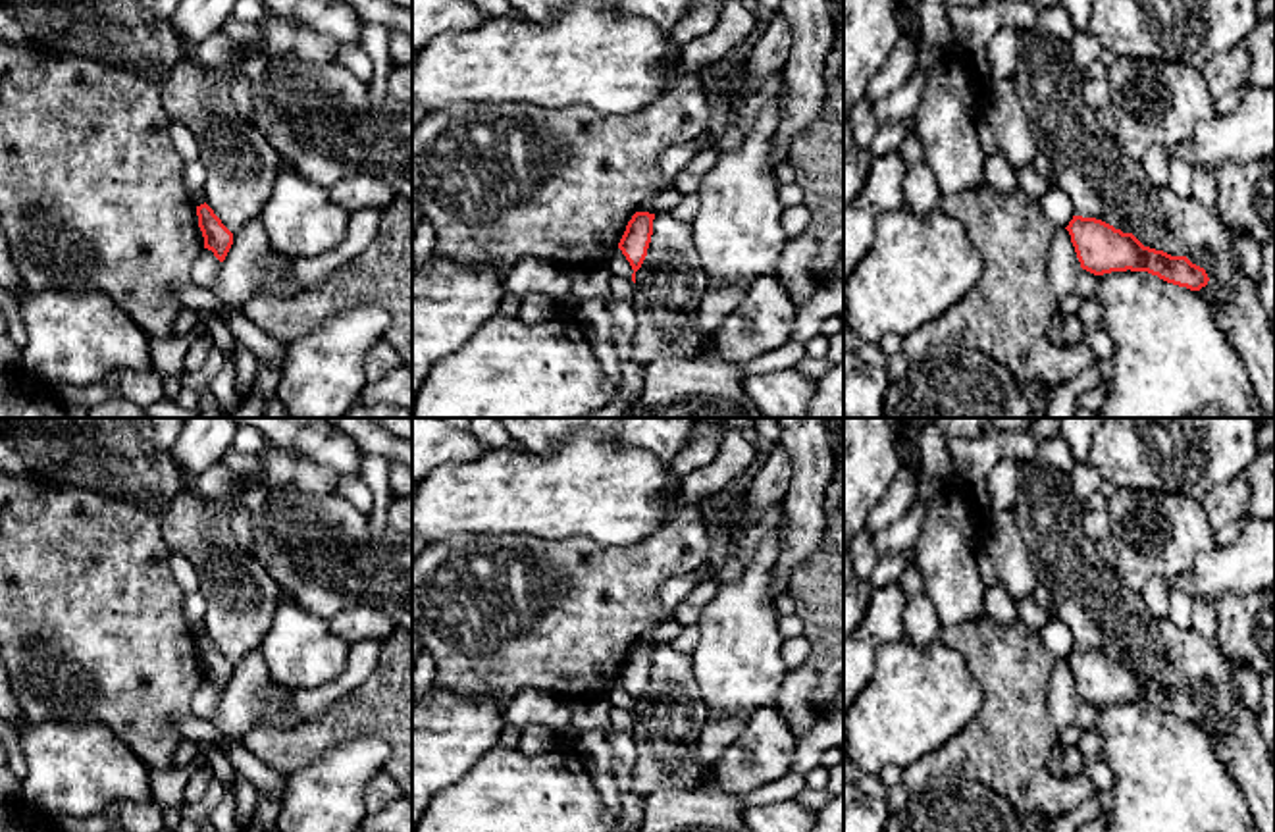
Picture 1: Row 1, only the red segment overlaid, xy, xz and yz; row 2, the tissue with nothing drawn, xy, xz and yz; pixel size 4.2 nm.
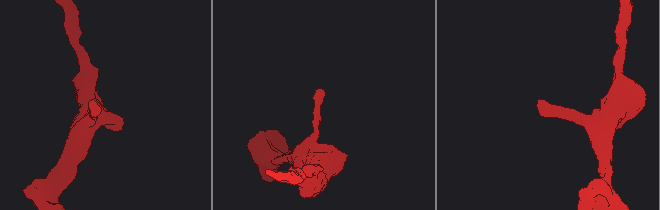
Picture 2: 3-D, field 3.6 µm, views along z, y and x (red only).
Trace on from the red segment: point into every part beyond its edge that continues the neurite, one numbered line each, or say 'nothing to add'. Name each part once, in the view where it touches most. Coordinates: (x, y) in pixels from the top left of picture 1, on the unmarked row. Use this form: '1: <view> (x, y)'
nothing to add

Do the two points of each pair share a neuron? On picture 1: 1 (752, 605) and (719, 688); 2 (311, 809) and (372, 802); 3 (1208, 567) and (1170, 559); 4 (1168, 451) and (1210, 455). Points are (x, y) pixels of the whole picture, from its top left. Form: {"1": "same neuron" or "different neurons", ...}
{"1": "same neuron", "2": "different neurons", "3": "different neurons", "4": "same neuron"}

